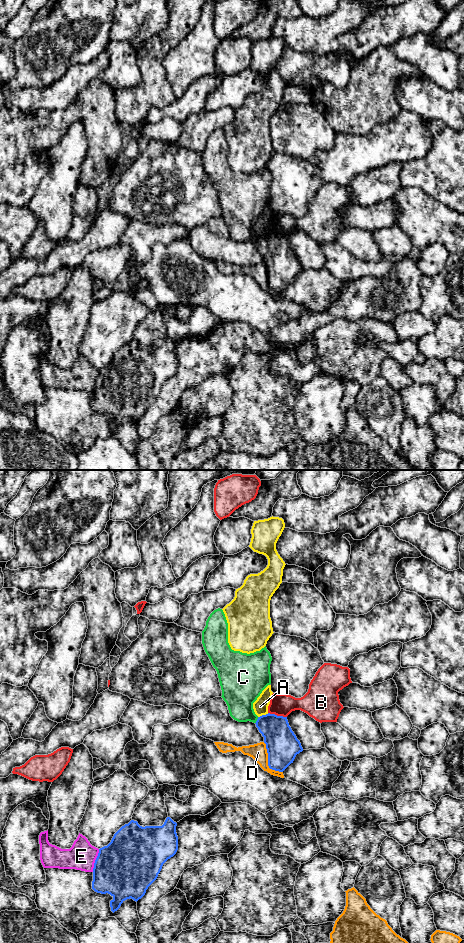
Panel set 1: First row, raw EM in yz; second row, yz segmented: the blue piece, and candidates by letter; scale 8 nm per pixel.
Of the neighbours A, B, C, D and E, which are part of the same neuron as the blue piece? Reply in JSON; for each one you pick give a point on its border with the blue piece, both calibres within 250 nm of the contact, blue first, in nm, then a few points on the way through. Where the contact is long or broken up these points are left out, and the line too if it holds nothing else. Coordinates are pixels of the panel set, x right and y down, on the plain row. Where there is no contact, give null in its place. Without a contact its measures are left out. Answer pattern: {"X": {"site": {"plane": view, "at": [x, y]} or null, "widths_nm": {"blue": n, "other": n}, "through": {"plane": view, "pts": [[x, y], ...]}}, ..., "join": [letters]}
{"join": []}

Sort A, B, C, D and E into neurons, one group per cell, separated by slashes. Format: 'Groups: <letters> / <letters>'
Groups: A / B / C / D / E

